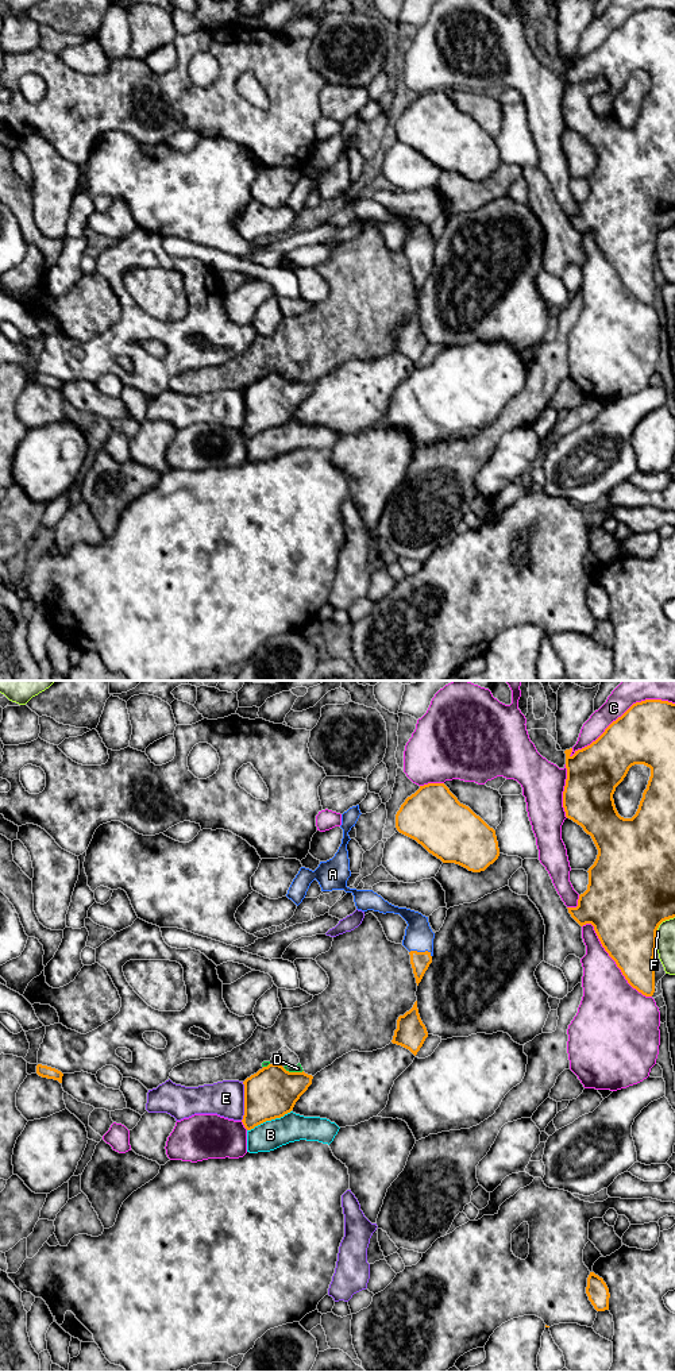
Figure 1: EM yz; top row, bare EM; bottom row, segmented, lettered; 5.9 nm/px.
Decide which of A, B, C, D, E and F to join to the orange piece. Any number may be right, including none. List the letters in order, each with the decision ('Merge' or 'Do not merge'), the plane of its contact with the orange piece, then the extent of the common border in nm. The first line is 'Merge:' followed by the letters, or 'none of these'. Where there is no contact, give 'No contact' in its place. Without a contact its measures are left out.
Merge: A
A: Merge. Touches orange in yz. Shared border 140 nm
B: Do not merge. Touches orange in yz. Shared border 300 nm
C: Do not merge. Touches orange in yz. Shared border 700 nm
D: Do not merge. Touches orange in yz. Shared border 130 nm
E: Do not merge. Touches orange in yz. Shared border 240 nm
F: Do not merge. Touches orange in yz. Shared border 240 nm

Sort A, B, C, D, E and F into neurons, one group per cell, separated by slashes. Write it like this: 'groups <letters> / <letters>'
groups A / B / C / D / E / F

